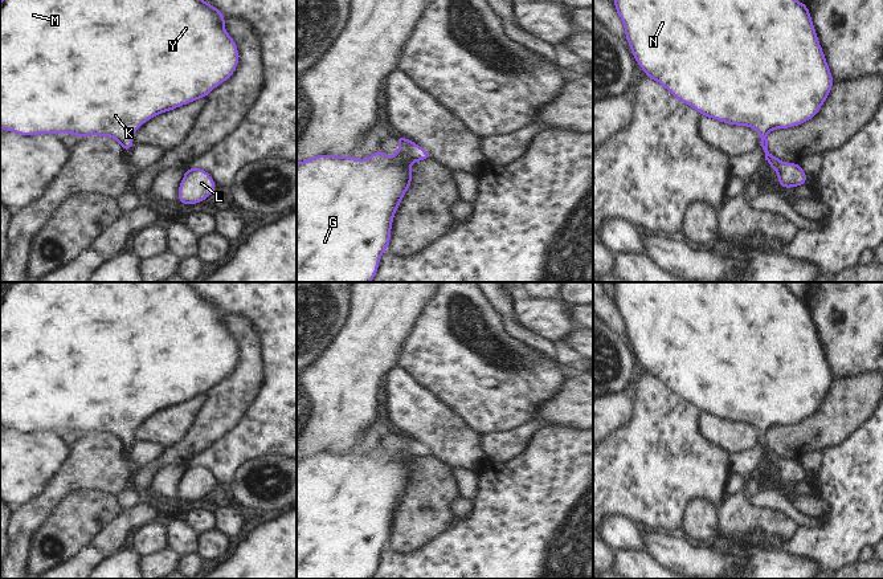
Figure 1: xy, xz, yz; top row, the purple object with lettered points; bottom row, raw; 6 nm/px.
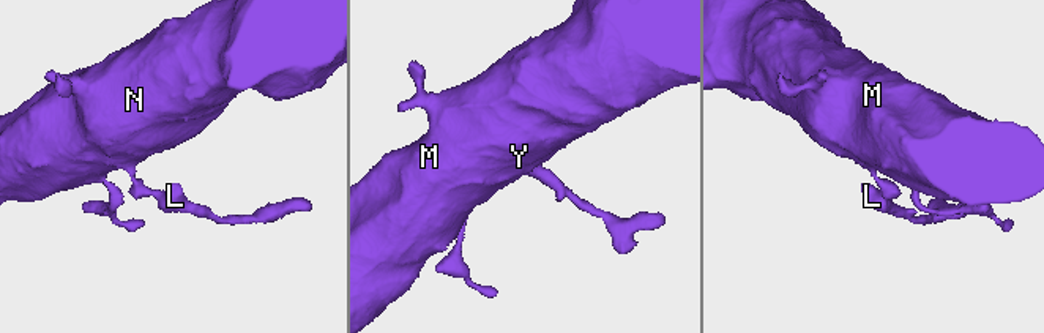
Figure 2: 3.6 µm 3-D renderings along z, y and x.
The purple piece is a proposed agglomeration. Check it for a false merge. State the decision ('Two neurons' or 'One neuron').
One neuron

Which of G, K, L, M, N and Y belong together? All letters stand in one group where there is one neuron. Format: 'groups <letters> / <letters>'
groups G K L M N Y

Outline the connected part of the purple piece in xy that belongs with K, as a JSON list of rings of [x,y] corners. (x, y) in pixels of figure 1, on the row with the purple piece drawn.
[[[1,0],[0,1],[0,127],[24,136],[57,135],[110,136],[127,154],[134,146],[132,134],[151,118],[205,98],[229,79],[240,60],[236,41],[226,32],[226,17],[204,0]]]

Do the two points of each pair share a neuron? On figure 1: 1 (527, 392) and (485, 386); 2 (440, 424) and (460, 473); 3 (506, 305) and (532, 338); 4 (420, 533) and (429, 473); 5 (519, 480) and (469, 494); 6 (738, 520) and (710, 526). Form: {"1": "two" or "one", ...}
{"1": "one", "2": "two", "3": "one", "4": "one", "5": "two", "6": "two"}

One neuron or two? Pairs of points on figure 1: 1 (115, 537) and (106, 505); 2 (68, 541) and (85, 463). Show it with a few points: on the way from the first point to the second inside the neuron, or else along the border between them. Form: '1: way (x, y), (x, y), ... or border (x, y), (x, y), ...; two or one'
1: border (122, 510), (89, 542); two
2: border (109, 493), (69, 492), (53, 510); two

